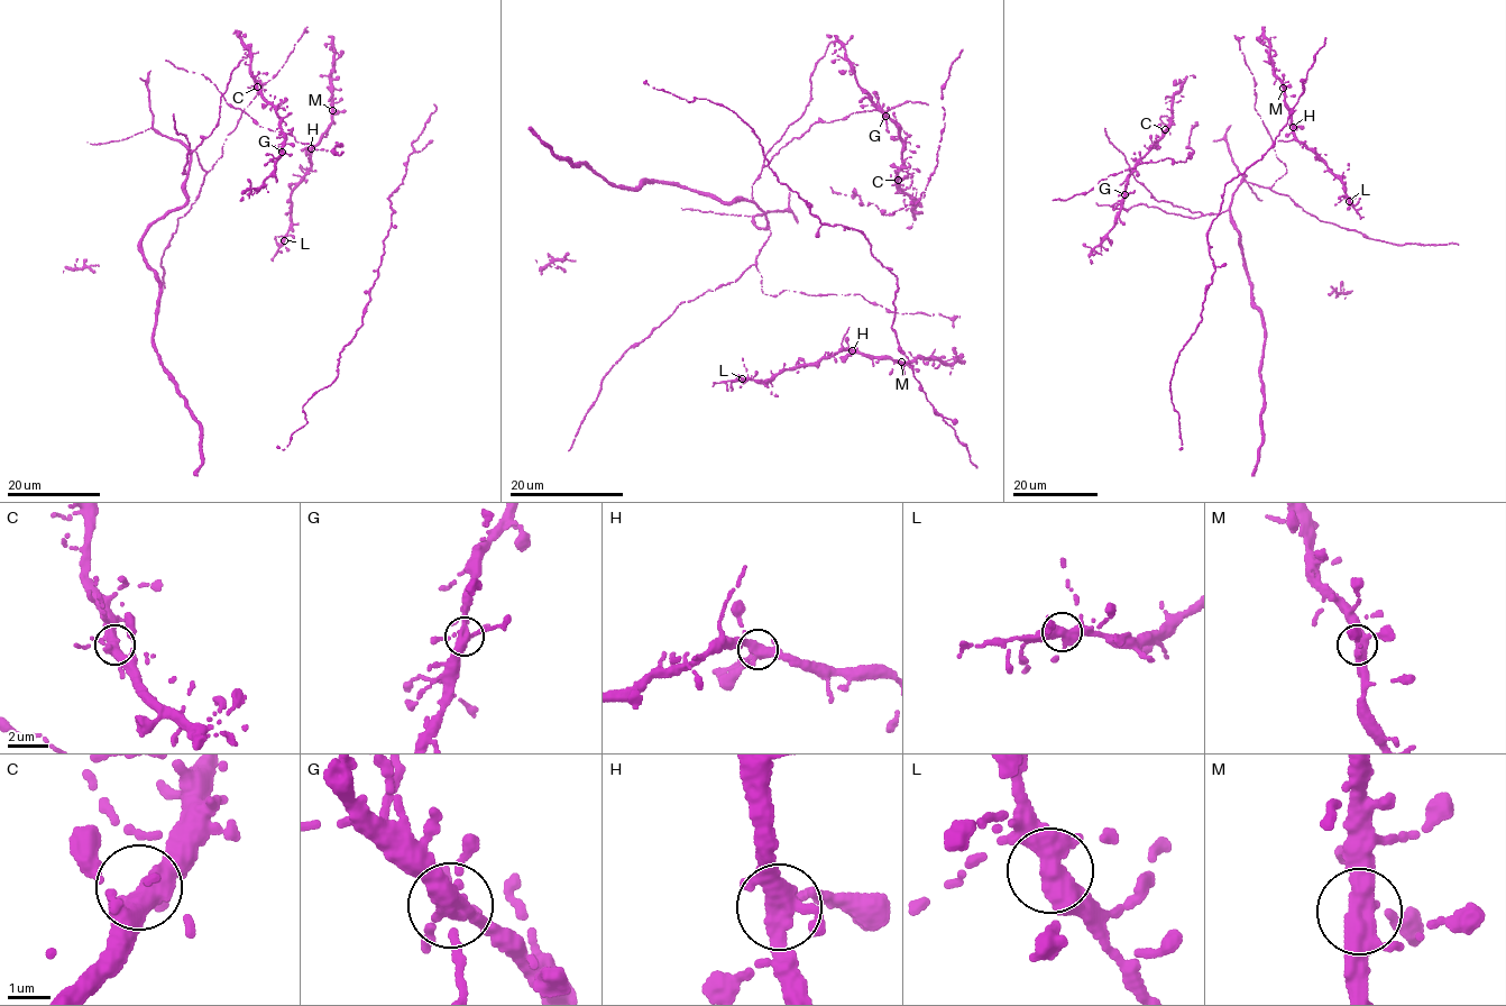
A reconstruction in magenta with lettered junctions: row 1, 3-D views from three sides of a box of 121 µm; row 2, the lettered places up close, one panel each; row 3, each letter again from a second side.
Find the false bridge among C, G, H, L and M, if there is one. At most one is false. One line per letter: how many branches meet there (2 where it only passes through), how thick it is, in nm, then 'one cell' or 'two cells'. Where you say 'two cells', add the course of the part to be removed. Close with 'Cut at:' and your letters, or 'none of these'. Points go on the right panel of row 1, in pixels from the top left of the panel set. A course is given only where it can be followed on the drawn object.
C: 3 | 360 nm | one cell
G: 5 | 360 nm | one cell
H: 5 | 360 nm | one cell
L: 3 | 360 nm | one cell
M: 4 | 380 nm | one cell
Cut at: none of these

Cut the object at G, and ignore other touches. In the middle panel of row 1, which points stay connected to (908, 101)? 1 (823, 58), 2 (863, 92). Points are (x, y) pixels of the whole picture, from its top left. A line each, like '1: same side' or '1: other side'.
1: same side
2: other side

